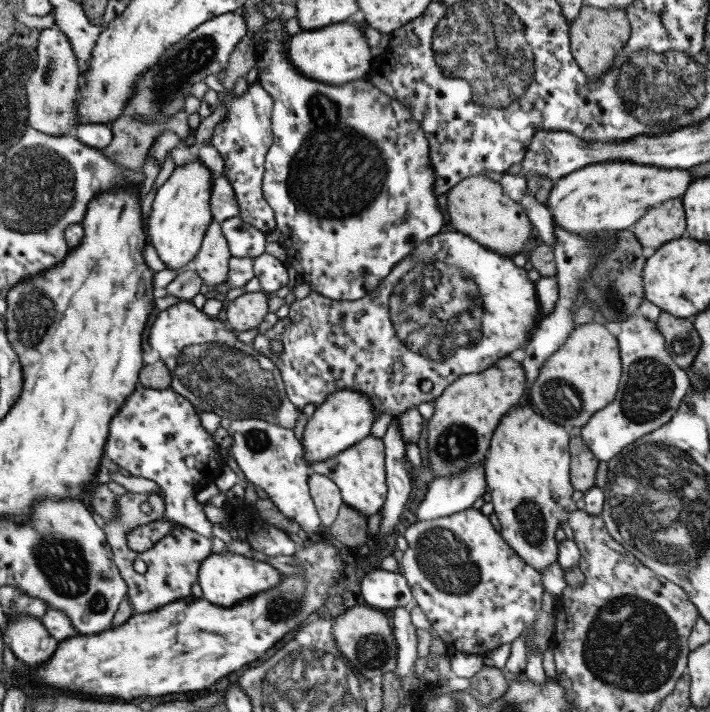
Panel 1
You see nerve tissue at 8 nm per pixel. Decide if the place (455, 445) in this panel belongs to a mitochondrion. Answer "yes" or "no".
yes

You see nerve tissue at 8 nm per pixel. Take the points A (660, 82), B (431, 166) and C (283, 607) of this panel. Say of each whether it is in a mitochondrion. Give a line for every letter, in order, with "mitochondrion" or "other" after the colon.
A: mitochondrion
B: other
C: mitochondrion

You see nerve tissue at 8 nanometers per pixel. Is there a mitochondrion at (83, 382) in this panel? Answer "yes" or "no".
no

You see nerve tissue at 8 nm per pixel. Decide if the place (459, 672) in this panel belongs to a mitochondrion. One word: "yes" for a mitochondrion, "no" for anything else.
no

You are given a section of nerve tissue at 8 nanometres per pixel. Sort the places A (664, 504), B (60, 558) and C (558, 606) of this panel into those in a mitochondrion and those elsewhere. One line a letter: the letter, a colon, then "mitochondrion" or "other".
A: mitochondrion
B: mitochondrion
C: other

